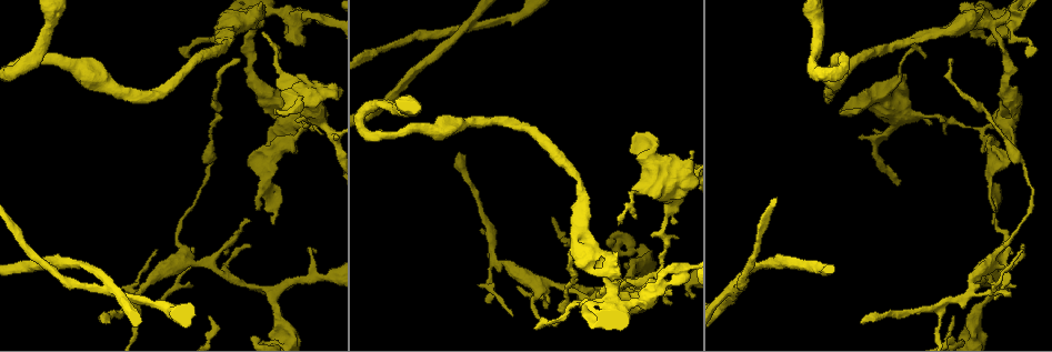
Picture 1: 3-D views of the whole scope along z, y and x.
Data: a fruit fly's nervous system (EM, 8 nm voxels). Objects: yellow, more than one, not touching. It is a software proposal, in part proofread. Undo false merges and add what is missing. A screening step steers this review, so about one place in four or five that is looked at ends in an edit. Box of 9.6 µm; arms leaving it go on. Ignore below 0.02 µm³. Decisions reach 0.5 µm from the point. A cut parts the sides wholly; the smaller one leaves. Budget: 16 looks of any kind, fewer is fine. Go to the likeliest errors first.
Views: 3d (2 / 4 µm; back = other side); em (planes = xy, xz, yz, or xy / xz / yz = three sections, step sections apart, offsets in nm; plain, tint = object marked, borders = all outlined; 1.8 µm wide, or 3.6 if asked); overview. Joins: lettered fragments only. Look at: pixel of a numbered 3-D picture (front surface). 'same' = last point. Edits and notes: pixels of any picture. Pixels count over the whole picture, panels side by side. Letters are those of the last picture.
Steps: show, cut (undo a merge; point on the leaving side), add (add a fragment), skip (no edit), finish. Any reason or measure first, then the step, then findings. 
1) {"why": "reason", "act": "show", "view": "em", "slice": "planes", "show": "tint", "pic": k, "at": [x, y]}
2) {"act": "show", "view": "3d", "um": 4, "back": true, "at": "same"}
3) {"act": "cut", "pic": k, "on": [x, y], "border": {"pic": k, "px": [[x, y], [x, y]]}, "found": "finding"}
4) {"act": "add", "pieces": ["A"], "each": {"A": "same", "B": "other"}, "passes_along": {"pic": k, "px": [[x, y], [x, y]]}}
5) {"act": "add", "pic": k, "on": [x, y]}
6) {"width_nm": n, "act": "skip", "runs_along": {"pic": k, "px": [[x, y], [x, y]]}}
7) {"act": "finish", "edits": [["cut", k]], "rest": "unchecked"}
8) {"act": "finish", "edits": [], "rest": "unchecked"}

{"why": "sharp bend", "act": "show", "view": "3d", "um": 2, "pic": 1, "at": [183, 259]}

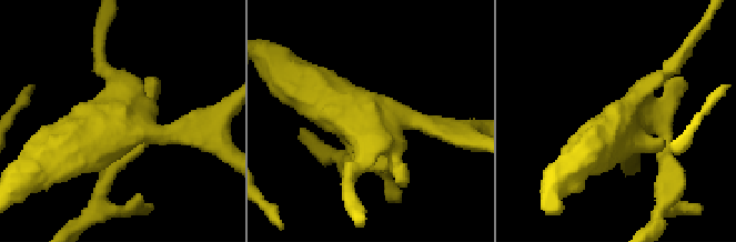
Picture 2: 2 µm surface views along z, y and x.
{"why": "shape alone is not enough", "act": "show", "view": "em", "slice": "yz", "step": 8, "show": "tint", "pic": 2, "at": [370, 122]}

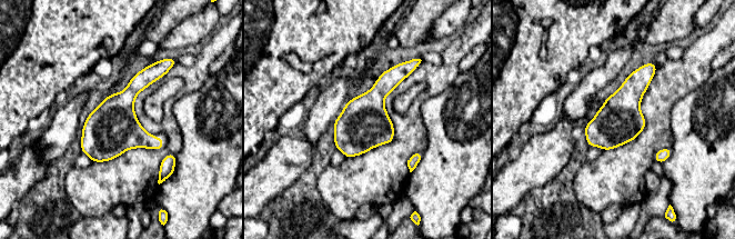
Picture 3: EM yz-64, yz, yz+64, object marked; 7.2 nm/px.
{"act": "show", "view": "em", "slice": "planes", "show": "borders", "at": "same"}

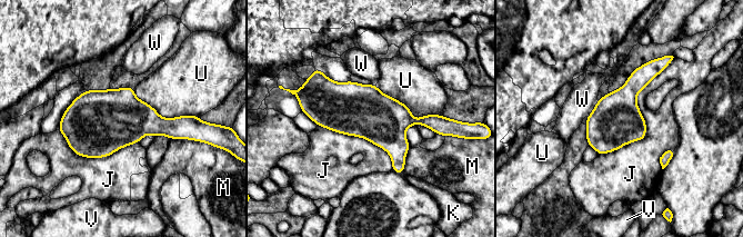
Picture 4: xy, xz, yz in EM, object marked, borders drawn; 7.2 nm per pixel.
{"act": "skip", "each": {"J": "other", "K": "other", "M": "other", "U": "other", "V": "other", "W": "other"}, "found": "one neuron here"}

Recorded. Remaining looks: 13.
{"why": "closes a loop", "act": "show", "view": "em", "slice": "planes", "show": "tint", "pic": 1, "at": [900, 73]}

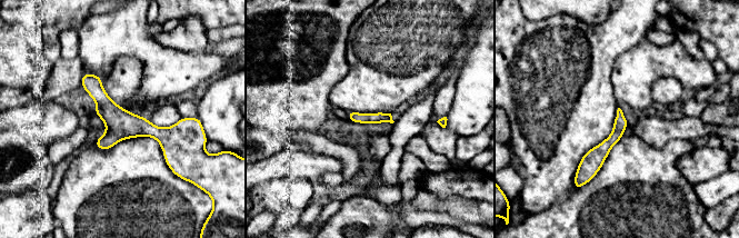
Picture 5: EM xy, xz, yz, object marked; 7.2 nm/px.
{"why": "see the neighbours", "act": "show", "view": "em", "slice": "planes", "show": "borders", "at": "same"}

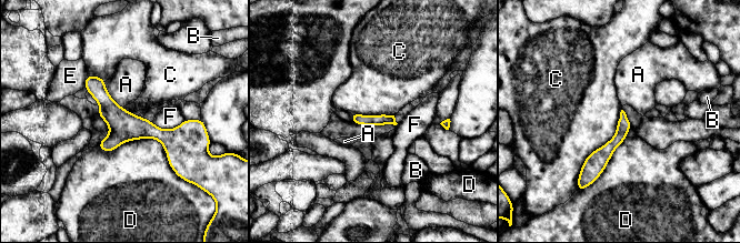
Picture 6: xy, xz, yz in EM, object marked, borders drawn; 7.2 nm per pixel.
{"width_nm": 80, "act": "skip", "each": {"A": "other", "B": "other", "C": "other", "D": "other", "E": "other", "F": "other"}, "runs_along": {"pic": 6, "px": [[87, 82], [132, 128], [180, 134], [191, 124]]}, "found": "continuous, no second neuron"}

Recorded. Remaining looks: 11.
{"act": "show", "view": "3d", "um": 2, "pic": 1, "at": [544, 319]}

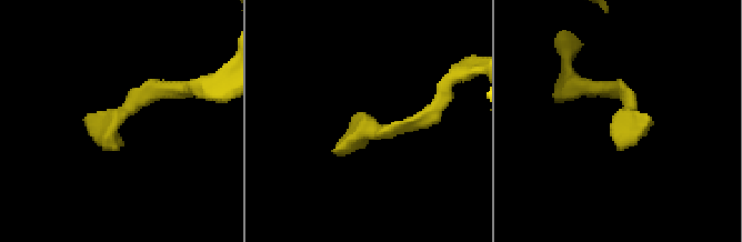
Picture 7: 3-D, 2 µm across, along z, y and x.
{"act": "show", "view": "em", "slice": "xz", "step": 8, "show": "tint", "pic": 7, "at": [617, 150]}

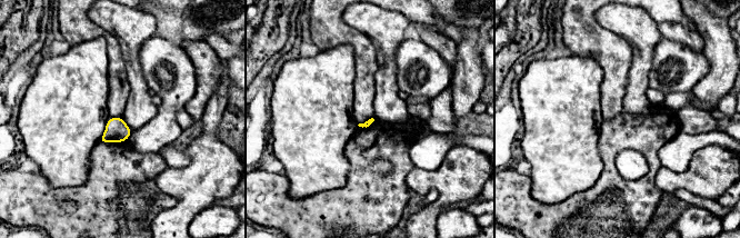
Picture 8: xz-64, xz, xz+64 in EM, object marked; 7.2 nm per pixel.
{"why": "another direction", "act": "show", "view": "em", "slice": "xy", "step": 16, "show": "borders", "at": "same"}

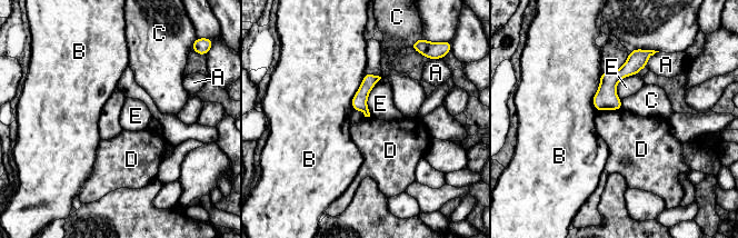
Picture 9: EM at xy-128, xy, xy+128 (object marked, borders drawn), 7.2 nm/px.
{"act": "skip", "each": {"A": "other", "B": "other", "C": "other", "D": "other", "E": "other"}, "runs_along": {"pic": 9, "px": [[642, 58], [607, 87], [599, 108]]}, "found": "no lettered fragment goes on from it"}

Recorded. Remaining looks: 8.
{"why": "sharp bend", "act": "show", "view": "em", "slice": "planes", "show": "borders", "pic": 1, "at": [281, 320]}

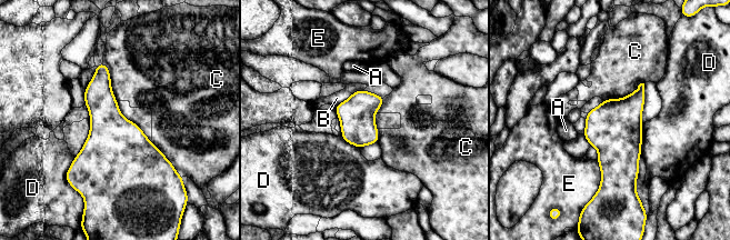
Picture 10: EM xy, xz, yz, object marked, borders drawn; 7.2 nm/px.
{"act": "skip", "each": {"A": "other", "B": "other", "C": "other", "D": "other", "E": "other"}, "border": {"pic": 10, "px": [[643, 82], [620, 98], [603, 100]]}, "found": "one neuron here"}

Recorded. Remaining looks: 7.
{"why": "branch stops here", "act": "show", "view": "3d", "um": 4, "back": true, "pic": 1, "at": [460, 153]}

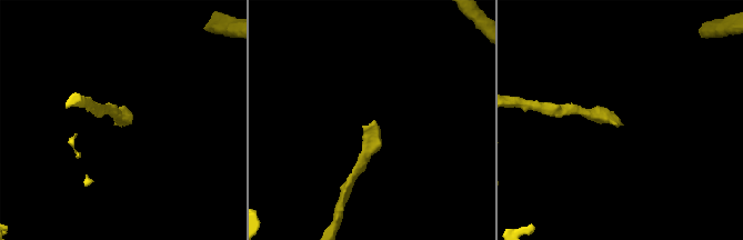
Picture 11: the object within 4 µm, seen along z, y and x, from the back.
{"act": "show", "view": "em", "slice": "planes", "show": "borders", "pic": 11, "at": [126, 121]}

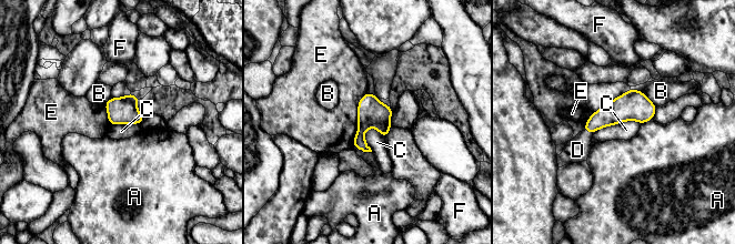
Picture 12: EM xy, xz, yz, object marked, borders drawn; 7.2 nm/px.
{"width_nm": 200, "act": "add", "pieces": ["D"], "each": {"A": "other", "B": "other", "C": "other", "D": "same", "E": "other", "F": "other"}, "found": "the neuron continues"}

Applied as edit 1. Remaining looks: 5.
{"why": "redraw", "act": "show", "view": "overview"}

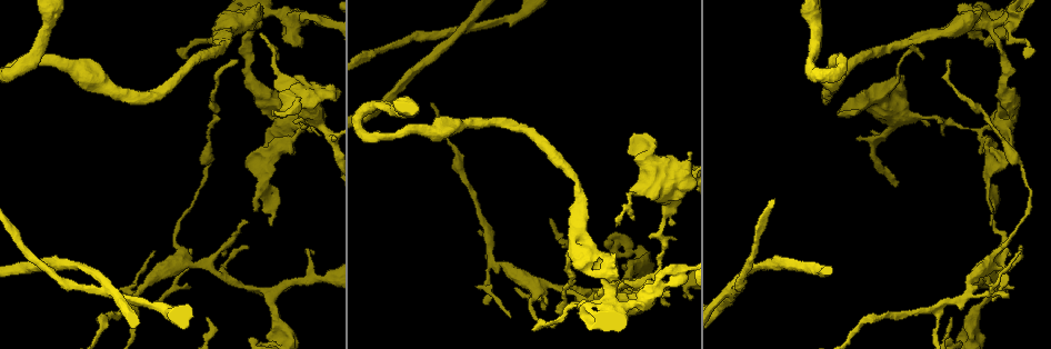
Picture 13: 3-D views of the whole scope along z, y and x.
{"why": "a fork", "act": "show", "view": "em", "slice": "xz", "step": 4, "show": "tint", "pic": 13, "at": [976, 129]}

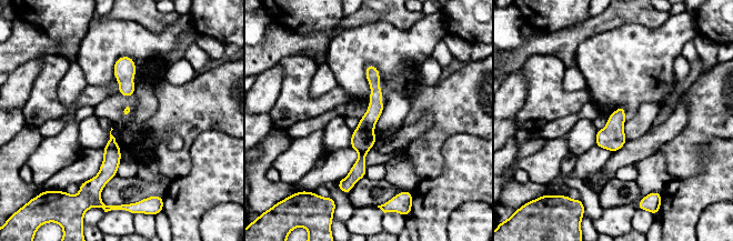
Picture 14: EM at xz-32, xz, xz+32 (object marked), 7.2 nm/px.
{"why": "cut it another way", "act": "show", "view": "em", "slice": "planes", "show": "borders", "at": "same"}

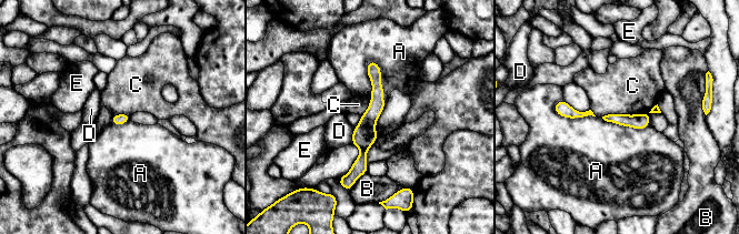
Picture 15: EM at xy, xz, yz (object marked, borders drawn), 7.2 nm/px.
{"longest_contact_nm": ["C", 420], "act": "cut", "pic": 15, "on": [363, 135], "each": {"A": "other", "B": "other", "C": "other", "D": "other", "E": "other"}, "part_leaving": {"pic": 15, "px": [[372, 63], [377, 104], [363, 145]]}, "found": "two neurons meet here"}

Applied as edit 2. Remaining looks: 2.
{"act": "finish", "edits": [["add", 12], ["cut", 15]], "rest": "unchecked"}

